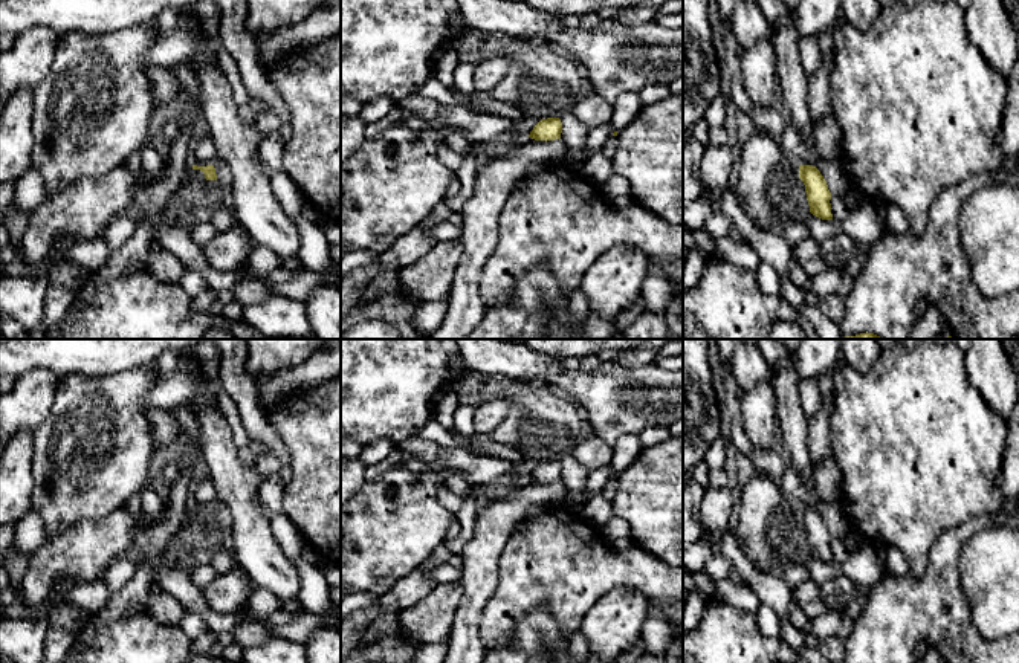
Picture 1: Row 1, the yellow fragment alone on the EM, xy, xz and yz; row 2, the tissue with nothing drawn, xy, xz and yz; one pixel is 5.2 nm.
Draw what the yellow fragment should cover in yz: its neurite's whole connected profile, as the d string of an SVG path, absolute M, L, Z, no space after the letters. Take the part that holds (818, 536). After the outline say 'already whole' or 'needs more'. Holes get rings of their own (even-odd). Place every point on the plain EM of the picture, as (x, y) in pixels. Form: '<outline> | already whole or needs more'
M799 507L799 521L805 527L810 555L822 562L833 562L831 535L820 513L813 507Z | already whole

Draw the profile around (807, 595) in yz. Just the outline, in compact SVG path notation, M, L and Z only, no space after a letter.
M805 581L799 585L790 587L790 596L805 613L808 620L820 617L830 611L833 611L822 599L819 585L816 582Z

